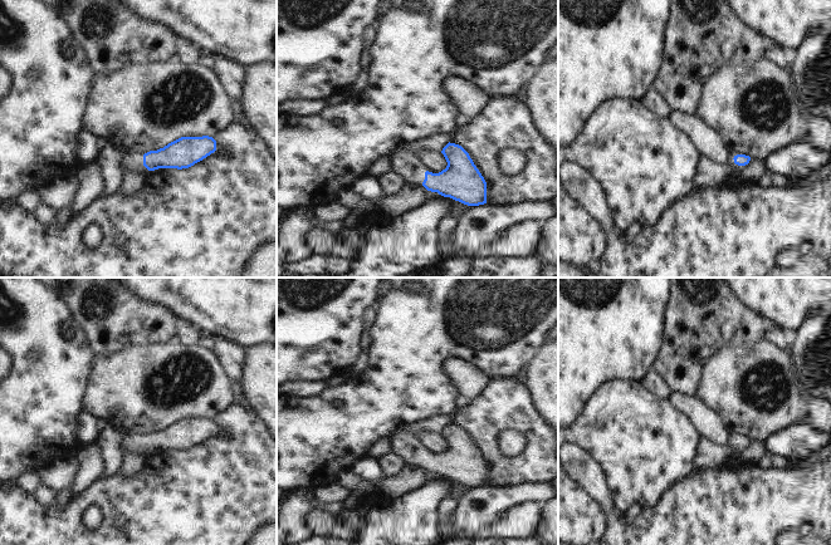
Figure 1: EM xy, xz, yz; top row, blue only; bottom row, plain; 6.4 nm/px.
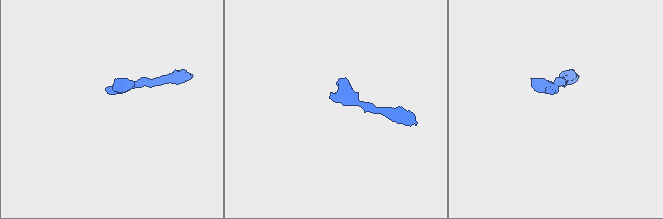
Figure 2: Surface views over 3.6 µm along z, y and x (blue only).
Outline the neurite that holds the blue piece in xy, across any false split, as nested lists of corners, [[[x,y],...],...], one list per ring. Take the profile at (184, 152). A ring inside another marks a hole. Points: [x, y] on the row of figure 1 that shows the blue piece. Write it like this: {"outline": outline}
{"outline": [[[181,137],[163,148],[145,154],[121,149],[121,168],[123,173],[137,172],[146,167],[148,171],[158,168],[189,168],[216,151],[212,137]]]}

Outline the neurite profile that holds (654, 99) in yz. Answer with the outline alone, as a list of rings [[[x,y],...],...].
[[[651,85],[647,89],[646,94],[642,98],[642,102],[661,117],[670,117],[673,112],[666,104],[663,94],[658,90],[655,85]]]

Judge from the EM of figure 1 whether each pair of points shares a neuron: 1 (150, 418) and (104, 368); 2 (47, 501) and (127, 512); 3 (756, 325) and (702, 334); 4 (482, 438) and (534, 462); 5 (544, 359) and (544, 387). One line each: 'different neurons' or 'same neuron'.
1: same neuron
2: different neurons
3: same neuron
4: same neuron
5: same neuron

